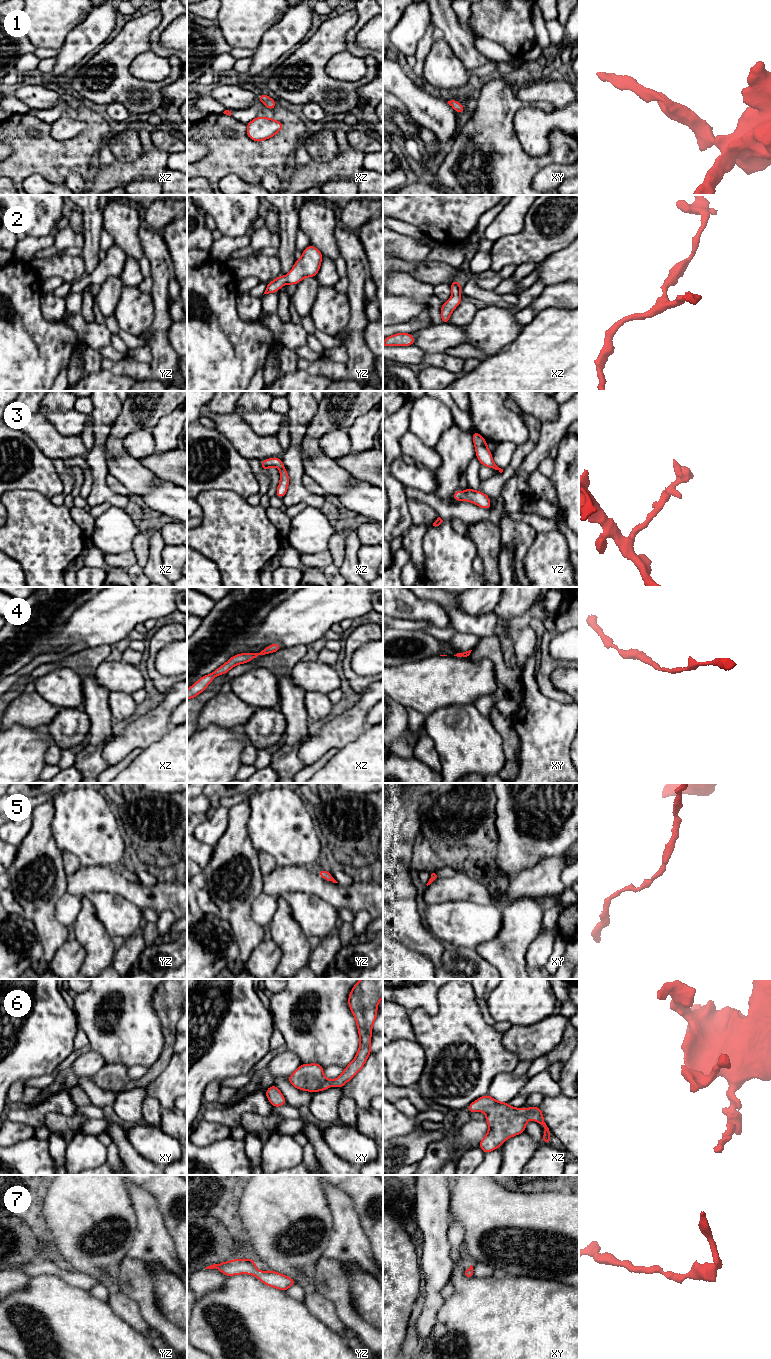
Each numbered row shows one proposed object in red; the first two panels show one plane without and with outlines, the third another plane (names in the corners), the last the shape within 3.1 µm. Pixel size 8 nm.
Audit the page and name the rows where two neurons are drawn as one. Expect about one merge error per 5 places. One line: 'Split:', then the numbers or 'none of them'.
Split: none of them

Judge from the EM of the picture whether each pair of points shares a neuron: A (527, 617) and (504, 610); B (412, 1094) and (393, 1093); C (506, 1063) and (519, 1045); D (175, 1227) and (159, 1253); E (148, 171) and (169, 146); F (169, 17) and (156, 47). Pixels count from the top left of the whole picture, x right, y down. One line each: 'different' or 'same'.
A: different
B: same
C: different
D: different
E: different
F: same

